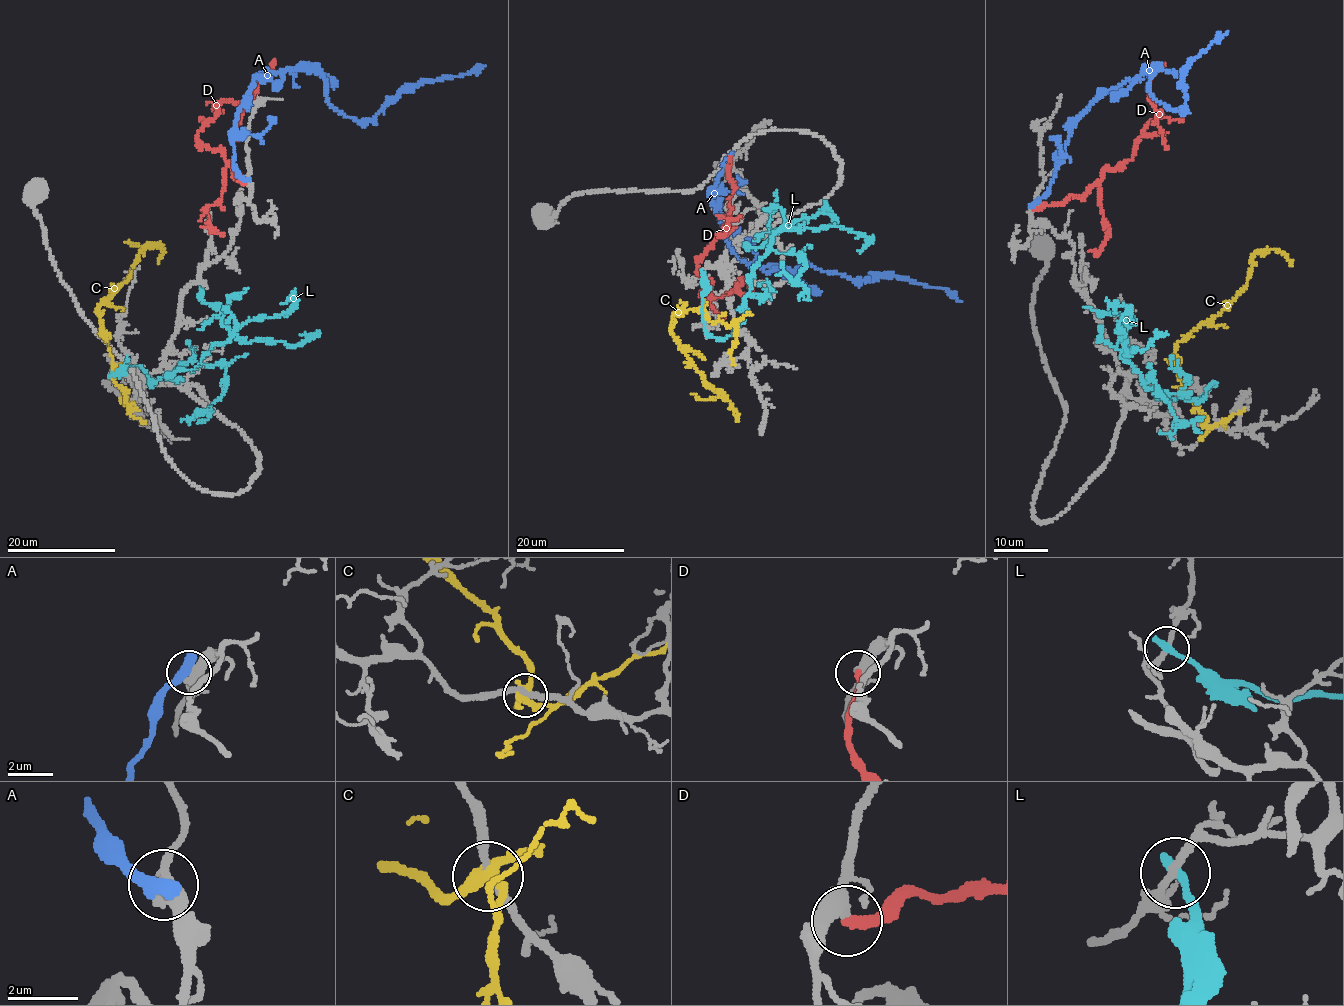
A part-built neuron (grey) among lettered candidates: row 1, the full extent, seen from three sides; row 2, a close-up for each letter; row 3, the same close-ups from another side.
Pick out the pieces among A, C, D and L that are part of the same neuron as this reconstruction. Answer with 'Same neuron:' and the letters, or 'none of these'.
Same neuron: none of these

